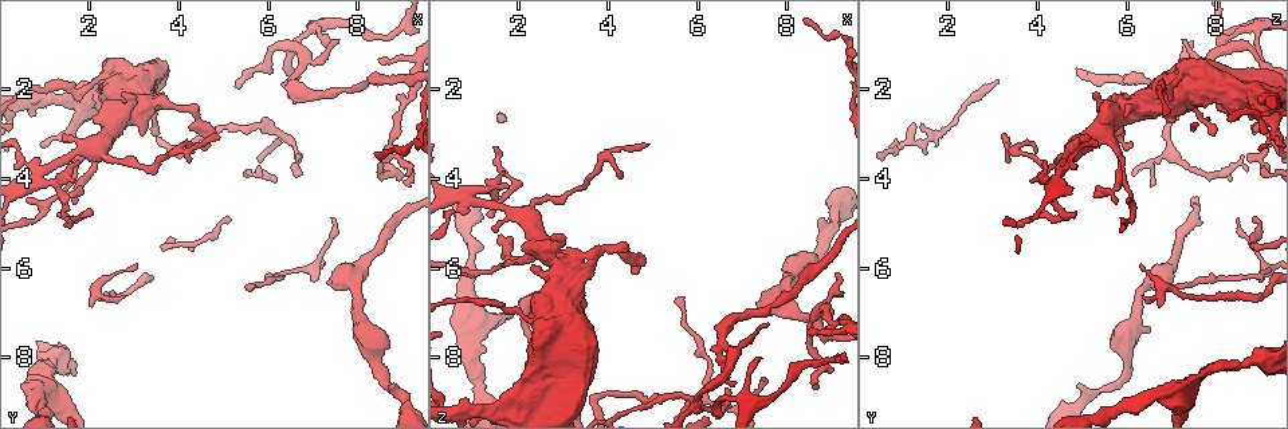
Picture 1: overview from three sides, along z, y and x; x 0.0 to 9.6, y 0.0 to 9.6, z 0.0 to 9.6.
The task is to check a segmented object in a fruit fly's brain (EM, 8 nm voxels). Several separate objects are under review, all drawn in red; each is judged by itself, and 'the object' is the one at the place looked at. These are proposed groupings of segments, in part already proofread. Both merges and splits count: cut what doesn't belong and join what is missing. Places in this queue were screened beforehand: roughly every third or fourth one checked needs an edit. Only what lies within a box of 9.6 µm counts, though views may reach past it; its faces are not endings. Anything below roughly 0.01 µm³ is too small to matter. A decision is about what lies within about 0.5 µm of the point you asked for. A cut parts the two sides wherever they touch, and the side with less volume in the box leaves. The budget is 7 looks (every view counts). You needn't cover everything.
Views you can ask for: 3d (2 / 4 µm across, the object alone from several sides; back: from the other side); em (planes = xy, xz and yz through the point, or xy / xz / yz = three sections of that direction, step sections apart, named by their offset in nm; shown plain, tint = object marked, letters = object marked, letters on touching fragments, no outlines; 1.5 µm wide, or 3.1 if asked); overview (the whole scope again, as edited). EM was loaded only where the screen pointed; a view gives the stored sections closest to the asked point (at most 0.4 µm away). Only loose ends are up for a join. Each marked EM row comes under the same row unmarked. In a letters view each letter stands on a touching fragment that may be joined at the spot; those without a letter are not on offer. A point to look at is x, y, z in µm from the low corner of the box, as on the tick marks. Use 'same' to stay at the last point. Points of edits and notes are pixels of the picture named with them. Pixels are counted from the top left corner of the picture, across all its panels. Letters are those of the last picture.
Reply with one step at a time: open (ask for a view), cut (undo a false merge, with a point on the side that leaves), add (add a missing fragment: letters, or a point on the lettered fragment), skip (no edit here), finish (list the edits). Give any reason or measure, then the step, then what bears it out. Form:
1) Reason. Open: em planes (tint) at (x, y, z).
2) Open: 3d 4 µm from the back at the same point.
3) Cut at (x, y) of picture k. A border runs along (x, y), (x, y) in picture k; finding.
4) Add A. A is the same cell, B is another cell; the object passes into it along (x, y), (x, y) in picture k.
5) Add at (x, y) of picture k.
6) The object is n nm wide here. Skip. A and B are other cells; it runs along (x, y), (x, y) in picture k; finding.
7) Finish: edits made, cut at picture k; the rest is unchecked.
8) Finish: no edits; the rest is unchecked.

Open: em xy step 8 (tint) at (2.00, 6.85, 6.75).

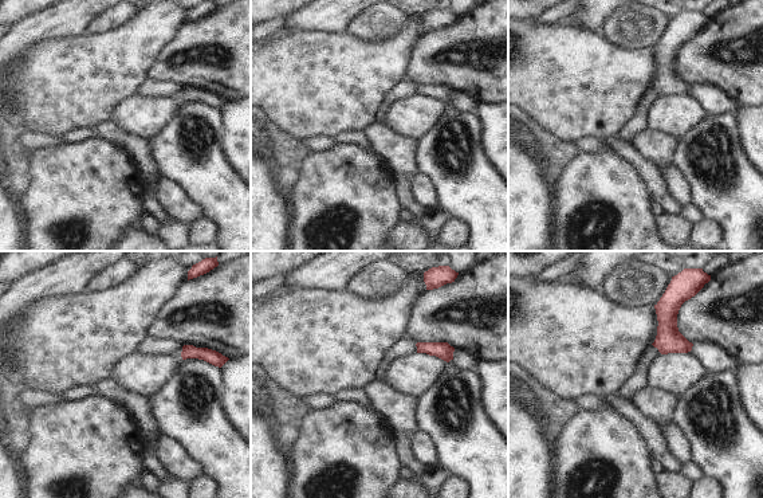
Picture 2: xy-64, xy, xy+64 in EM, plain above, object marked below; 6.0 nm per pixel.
Open: em planes (letters) at the same point.

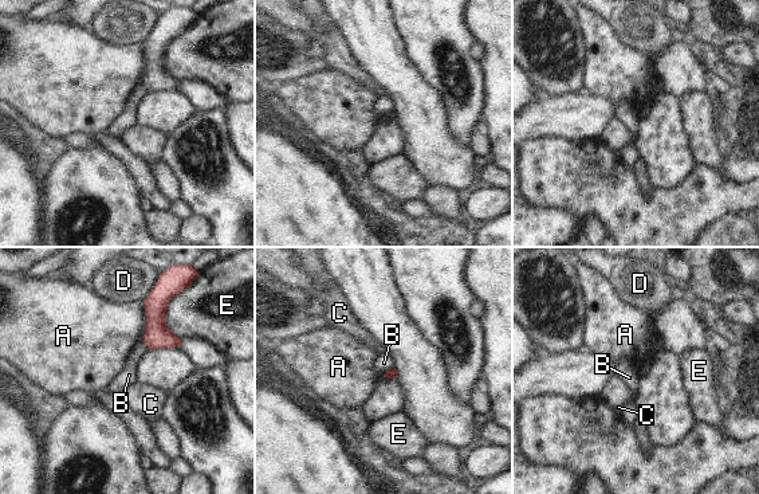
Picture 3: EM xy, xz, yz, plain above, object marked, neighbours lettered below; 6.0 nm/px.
Skip. A, B, C, D and E are other cells; a border runs along (144, 302), (146, 322), (140, 340) in picture 3; none of them fits.

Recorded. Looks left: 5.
Free end. Open: 3d 2 µm from the back at (1.80, 3.55, 4.15).

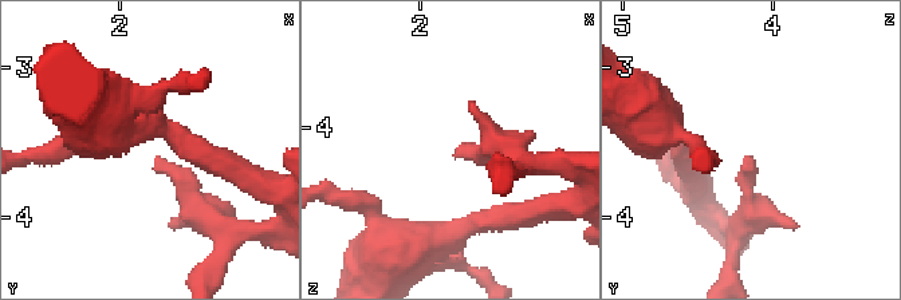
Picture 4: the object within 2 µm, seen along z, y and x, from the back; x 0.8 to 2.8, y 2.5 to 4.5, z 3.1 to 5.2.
Open: em planes (letters) at (1.76, 3.58, 4.14).

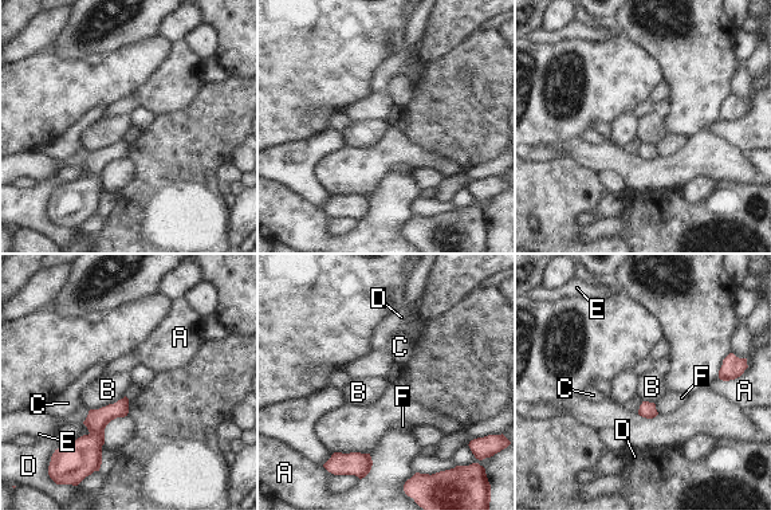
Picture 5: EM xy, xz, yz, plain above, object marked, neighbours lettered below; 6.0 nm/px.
Skip. A, B, C, D, E and F are other cells; a border runs along (125, 395), (113, 403), (89, 411) in picture 5; no lettered fragment goes on from it.

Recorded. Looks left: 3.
Free end. Open: em xz step 4 (tint) at (4.90, 3.10, 3.25).

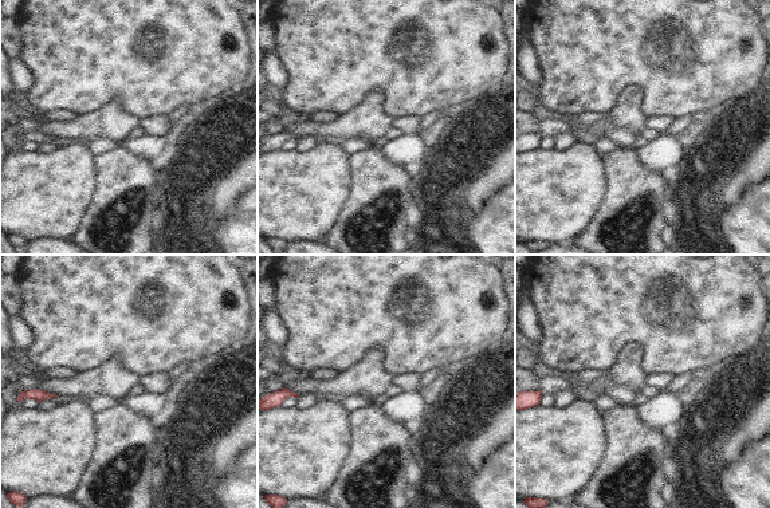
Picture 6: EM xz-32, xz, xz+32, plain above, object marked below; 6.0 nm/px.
Open: em planes (letters) at the same point.

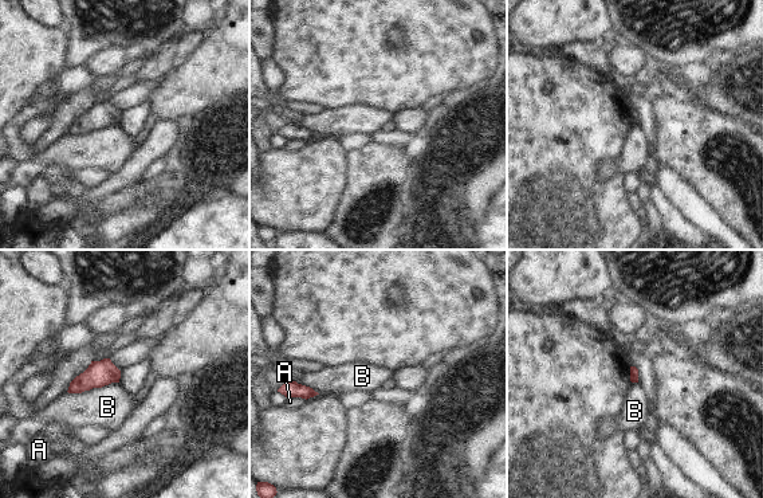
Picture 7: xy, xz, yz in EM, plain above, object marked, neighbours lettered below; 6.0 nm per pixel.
Skip. A and B are other cells; a border runs along (117, 381), (81, 392), (67, 392) in picture 7; none of them fits.

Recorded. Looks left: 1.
Finish: no edits; the rest is unchecked.

